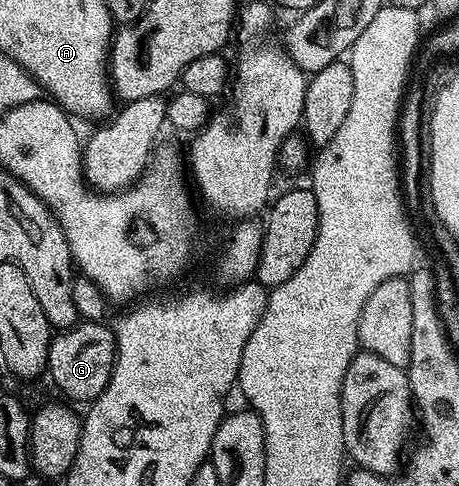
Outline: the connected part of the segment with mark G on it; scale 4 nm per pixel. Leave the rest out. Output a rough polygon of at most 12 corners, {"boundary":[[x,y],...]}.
{"boundary":[[104,321],[57,332],[46,373],[91,403],[110,383],[116,334]]}

